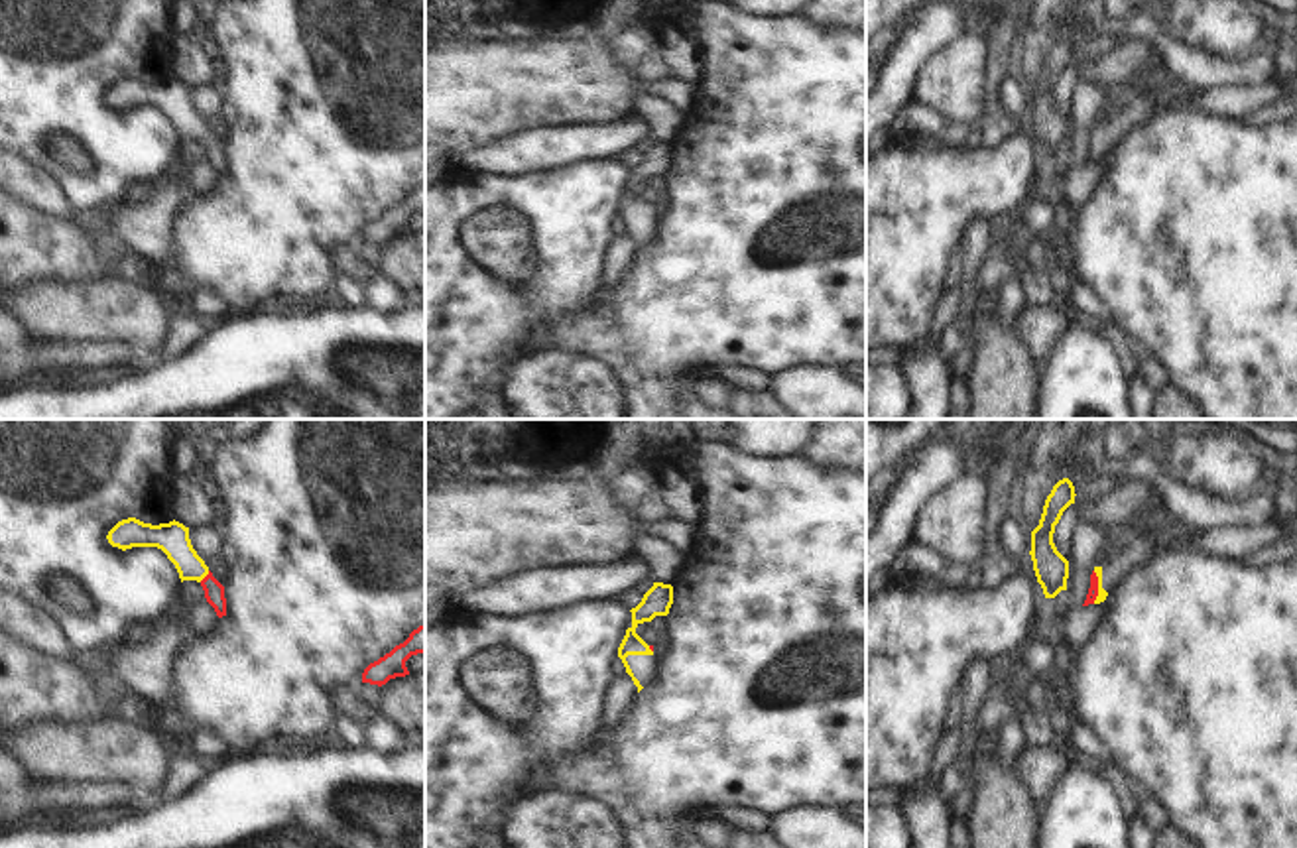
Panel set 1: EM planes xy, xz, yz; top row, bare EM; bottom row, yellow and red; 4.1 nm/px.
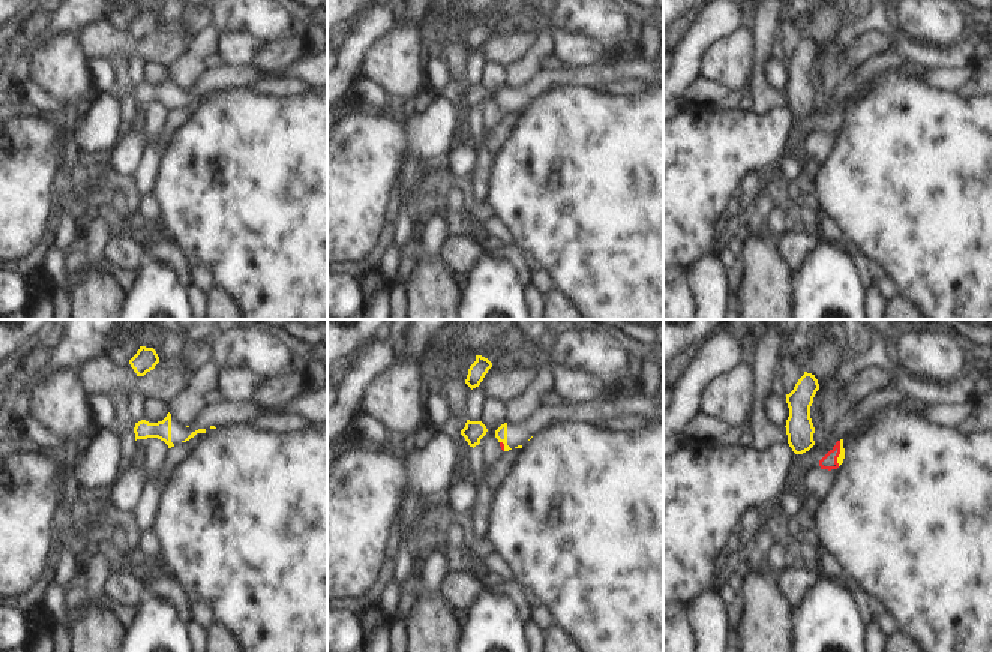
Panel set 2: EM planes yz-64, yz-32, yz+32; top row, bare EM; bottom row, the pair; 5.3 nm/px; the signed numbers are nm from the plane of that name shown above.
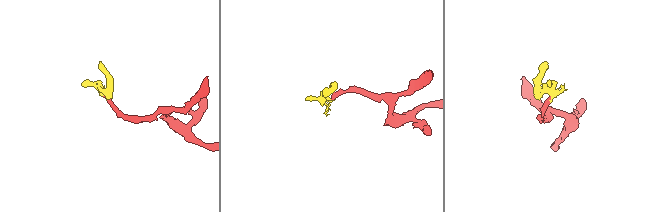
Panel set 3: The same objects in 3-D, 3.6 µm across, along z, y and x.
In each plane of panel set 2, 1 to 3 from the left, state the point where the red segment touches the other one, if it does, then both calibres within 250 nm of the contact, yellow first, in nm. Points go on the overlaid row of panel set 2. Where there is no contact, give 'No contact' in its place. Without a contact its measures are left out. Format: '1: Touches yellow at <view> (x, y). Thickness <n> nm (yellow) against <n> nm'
1: No contact
2: Touches yellow at yz-32 (505, 445). Thickness 60 nm (yellow) against 20 nm
3: Touches yellow at yz+32 (841, 453). Thickness 40 nm (yellow) against 80 nm.

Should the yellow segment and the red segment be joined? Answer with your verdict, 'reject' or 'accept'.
accept

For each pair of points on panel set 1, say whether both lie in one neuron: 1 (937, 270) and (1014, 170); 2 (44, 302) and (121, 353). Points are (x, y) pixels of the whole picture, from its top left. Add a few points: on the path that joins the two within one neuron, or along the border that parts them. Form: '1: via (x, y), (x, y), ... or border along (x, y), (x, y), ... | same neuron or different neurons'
1: via (937, 242), (937, 237), (987, 187) | same neuron
2: border along (54, 341), (121, 339), (140, 351) | different neurons

